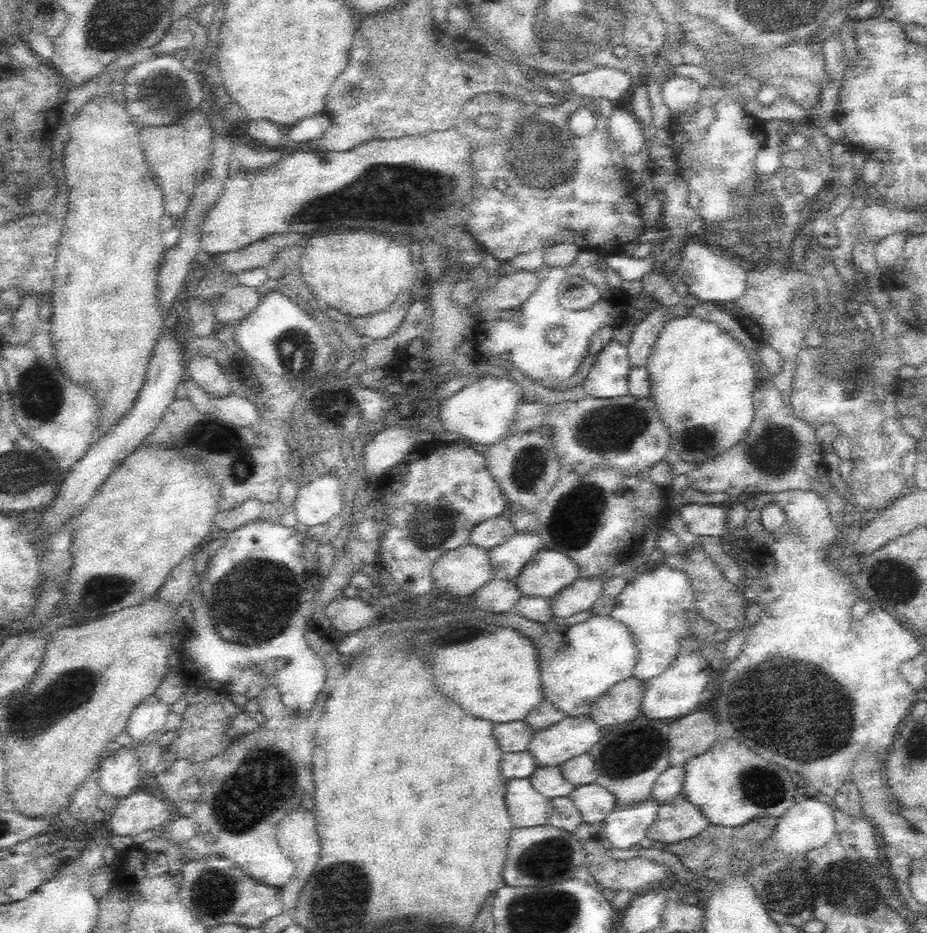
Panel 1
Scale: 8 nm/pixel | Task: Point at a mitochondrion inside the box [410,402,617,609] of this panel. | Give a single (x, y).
(573, 522)

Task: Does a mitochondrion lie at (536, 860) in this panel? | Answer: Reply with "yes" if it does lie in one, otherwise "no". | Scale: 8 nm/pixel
yes

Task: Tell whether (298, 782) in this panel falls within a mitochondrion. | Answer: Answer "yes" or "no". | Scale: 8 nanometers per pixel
no

